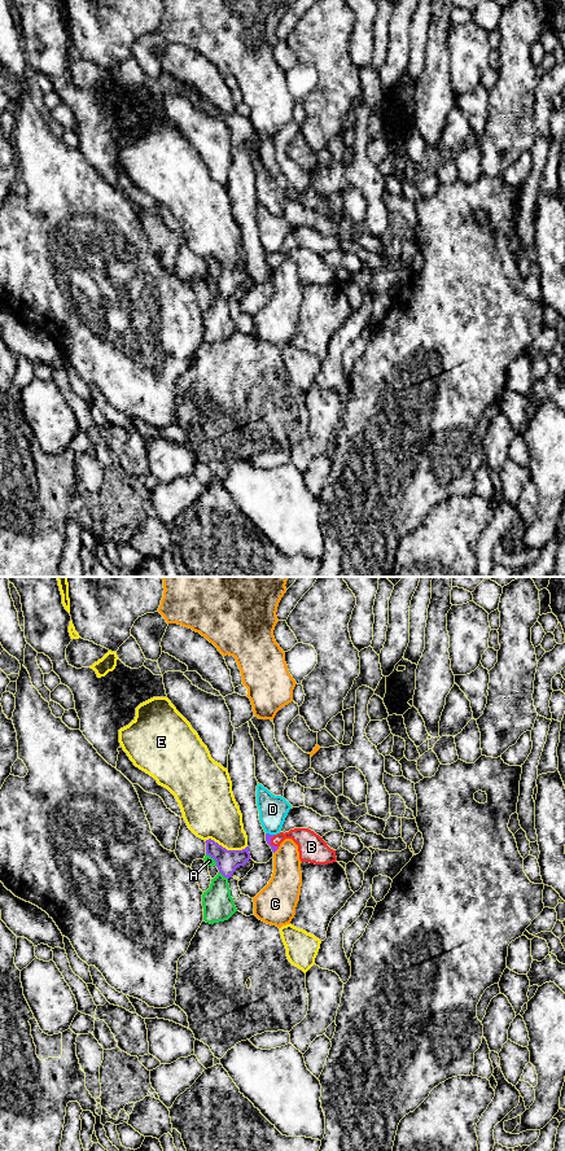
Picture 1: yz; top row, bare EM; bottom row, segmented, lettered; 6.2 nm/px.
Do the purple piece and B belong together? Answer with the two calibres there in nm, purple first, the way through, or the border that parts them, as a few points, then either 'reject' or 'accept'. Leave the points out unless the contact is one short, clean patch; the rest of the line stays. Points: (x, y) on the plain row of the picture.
40/160 nm | across yz (268, 255), (270, 262), (298, 254), (310, 265) | accept

